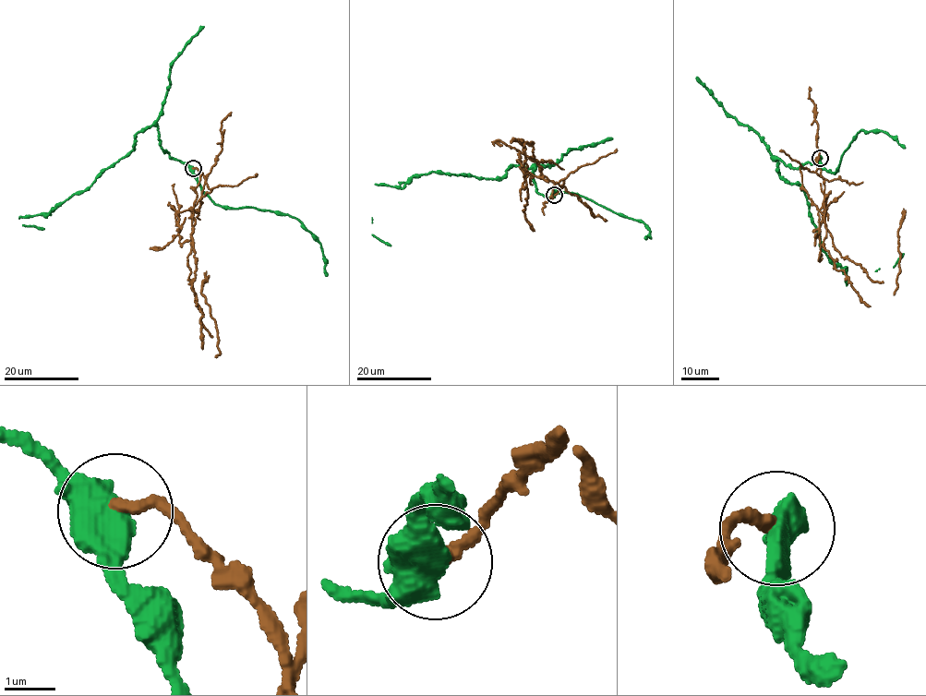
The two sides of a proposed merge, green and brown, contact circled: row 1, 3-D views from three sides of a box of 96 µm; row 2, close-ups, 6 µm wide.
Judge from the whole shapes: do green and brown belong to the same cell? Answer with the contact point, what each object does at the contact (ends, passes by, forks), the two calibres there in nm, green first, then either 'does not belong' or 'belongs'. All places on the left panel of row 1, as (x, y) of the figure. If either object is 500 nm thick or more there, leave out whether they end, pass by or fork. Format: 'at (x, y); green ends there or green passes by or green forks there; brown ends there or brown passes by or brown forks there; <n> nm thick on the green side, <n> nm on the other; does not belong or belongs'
at (193, 168); green forks there; brown ends there; 440 nm thick on the green side, 240 nm on the other; does not belong

